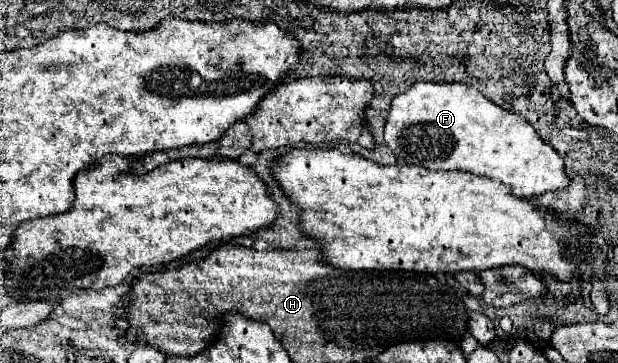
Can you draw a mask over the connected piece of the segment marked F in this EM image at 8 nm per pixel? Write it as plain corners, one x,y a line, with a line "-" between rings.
414,83
404,93
396,95
386,117
384,141
400,165
418,165
432,171
476,173
502,181
518,199
532,199
546,191
556,191
570,185
570,179
564,173
562,157
554,151
554,147
546,145
540,135
536,135
526,119
494,105
476,87
462,83

